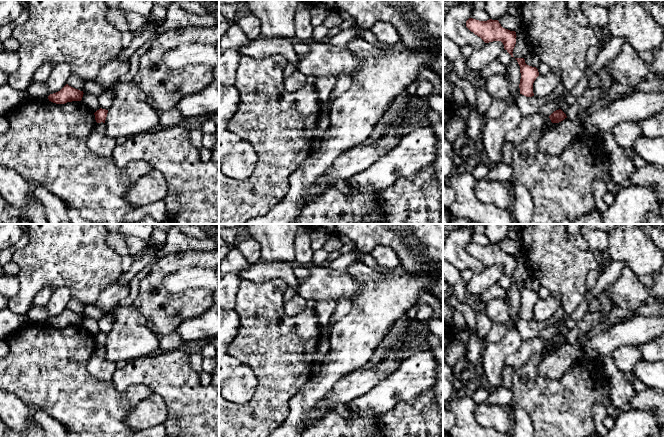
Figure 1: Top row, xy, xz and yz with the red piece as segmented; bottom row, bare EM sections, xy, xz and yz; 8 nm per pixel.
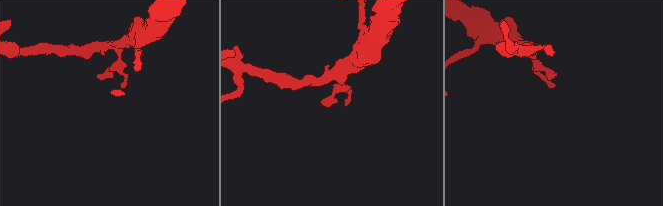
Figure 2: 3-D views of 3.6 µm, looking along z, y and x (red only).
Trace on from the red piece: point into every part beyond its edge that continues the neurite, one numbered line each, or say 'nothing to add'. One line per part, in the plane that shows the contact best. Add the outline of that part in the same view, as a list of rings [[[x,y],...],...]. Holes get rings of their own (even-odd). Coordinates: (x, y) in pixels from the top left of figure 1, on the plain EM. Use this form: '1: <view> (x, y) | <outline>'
nothing to add

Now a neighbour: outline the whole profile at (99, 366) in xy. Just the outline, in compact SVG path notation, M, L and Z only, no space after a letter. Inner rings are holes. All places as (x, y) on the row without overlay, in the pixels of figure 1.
M96 346L88 361L87 369L97 379L109 382L116 371L116 363L107 359L105 347Z

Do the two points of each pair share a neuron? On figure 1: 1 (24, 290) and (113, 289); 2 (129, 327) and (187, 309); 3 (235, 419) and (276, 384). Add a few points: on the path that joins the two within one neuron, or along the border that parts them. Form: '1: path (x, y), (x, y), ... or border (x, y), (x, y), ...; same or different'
1: border (116, 280), (103, 289), (95, 305); different
2: border (132, 303), (145, 317), (146, 324), (159, 336); different
3: path (245, 415), (266, 394); same

